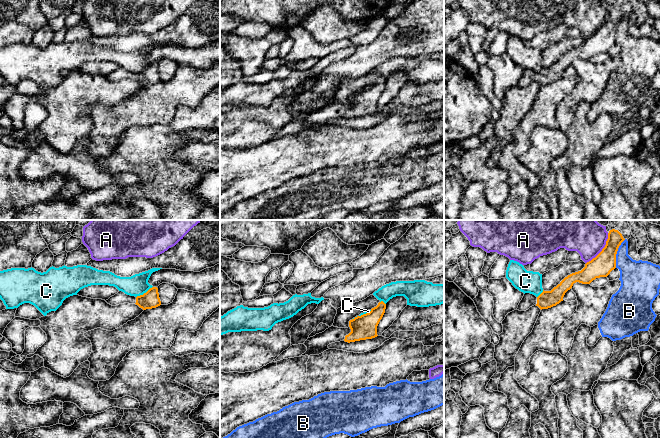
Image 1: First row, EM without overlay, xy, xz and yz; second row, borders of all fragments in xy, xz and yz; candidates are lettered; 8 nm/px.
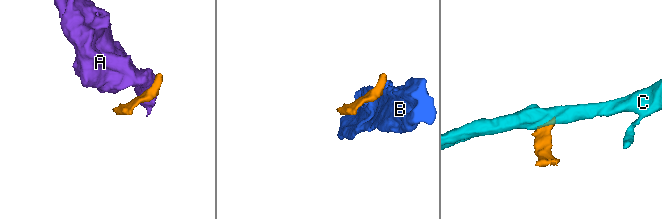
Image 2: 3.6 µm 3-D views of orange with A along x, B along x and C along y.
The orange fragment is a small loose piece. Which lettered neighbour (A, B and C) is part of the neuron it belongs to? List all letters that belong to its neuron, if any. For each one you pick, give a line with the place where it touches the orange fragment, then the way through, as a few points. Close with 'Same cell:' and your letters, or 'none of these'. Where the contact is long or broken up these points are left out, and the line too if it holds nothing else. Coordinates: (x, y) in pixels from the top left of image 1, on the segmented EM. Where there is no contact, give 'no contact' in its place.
Same cell: none of these

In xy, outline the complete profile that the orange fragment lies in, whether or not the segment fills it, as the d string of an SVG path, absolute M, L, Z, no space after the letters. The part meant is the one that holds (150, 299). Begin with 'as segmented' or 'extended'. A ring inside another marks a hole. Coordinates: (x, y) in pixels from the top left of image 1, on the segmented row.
extended | M152 287L143 295L137 297L119 291L117 294L106 300L106 302L112 306L124 303L136 304L143 310L156 308L161 305L157 287Z

